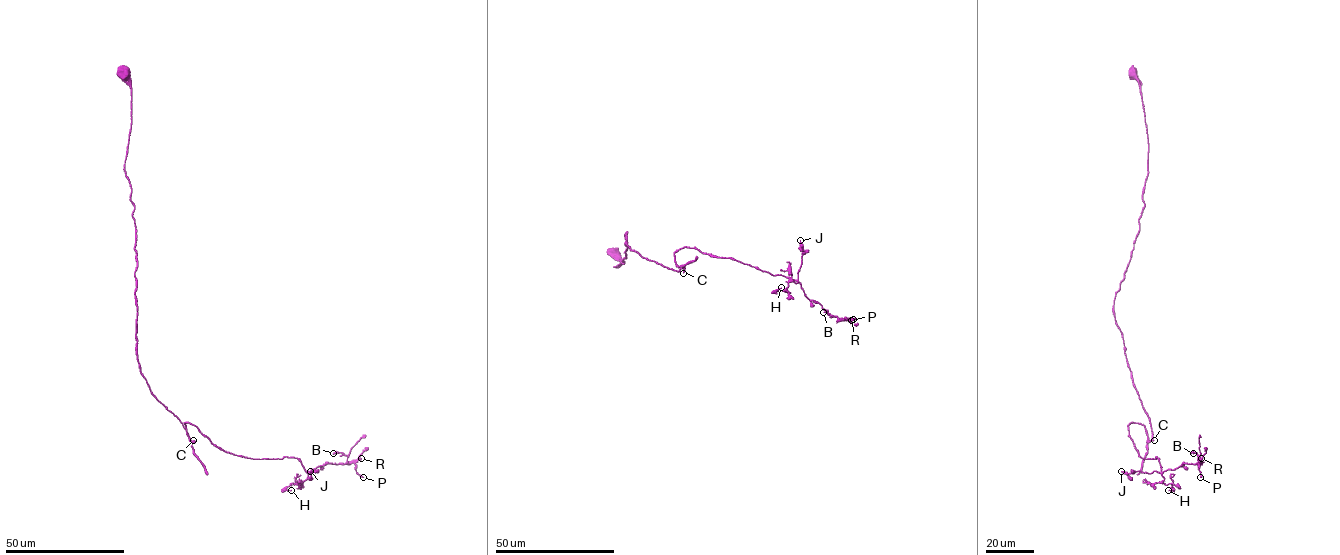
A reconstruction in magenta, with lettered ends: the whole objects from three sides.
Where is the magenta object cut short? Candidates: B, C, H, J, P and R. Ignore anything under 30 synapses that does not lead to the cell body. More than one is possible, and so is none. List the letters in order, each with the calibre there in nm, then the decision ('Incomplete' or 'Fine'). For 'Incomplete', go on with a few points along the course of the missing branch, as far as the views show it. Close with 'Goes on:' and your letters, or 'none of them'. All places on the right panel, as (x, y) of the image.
B: Thickness 260 nm. Fine
C: Thickness 220 nm. Incomplete. Course of what is missing: (1154, 440), (1164, 441), (1175, 451), (1213, 439), (1227, 441)
H: Thickness 180 nm. Fine
J: Thickness 240 nm. Fine
P: Thickness 240 nm. Fine
R: Thickness 190 nm. Fine
Goes on: C

